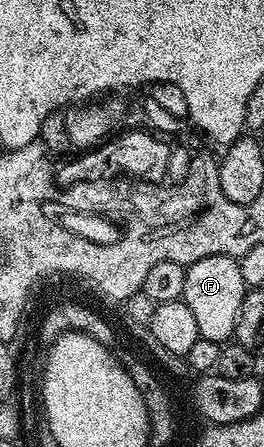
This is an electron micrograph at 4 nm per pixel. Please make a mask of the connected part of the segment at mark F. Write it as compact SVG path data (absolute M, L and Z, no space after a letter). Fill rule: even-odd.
M203 256L203 260L195 260L190 266L185 267L180 301L185 302L187 308L191 308L191 313L195 315L199 338L225 344L236 332L236 322L239 320L246 291L238 259L231 256Z

